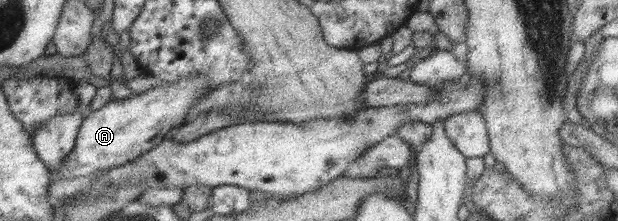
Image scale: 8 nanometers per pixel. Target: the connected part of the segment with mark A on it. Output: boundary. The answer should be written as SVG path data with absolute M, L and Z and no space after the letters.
M182 78L182 80L178 80L178 82L174 84L166 84L164 83L164 87L158 87L156 89L152 89L147 92L142 92L140 95L130 95L128 98L124 98L123 100L110 100L102 107L97 110L91 111L87 117L82 120L82 123L79 124L79 130L77 131L73 146L71 150L68 152L68 155L65 155L65 158L61 161L61 164L56 169L48 169L49 170L49 179L51 181L58 181L58 179L72 179L72 177L84 177L86 175L90 175L90 173L94 173L94 171L100 170L109 170L113 167L118 167L123 163L128 163L133 159L136 159L139 155L146 153L148 150L151 150L157 143L160 143L164 140L164 135L170 131L171 127L178 127L178 125L182 125L182 121L185 118L185 115L188 113L189 107L193 104L193 101L202 94L205 94L208 90L212 90L214 88L208 88L206 86L206 82L202 80L202 78Z

